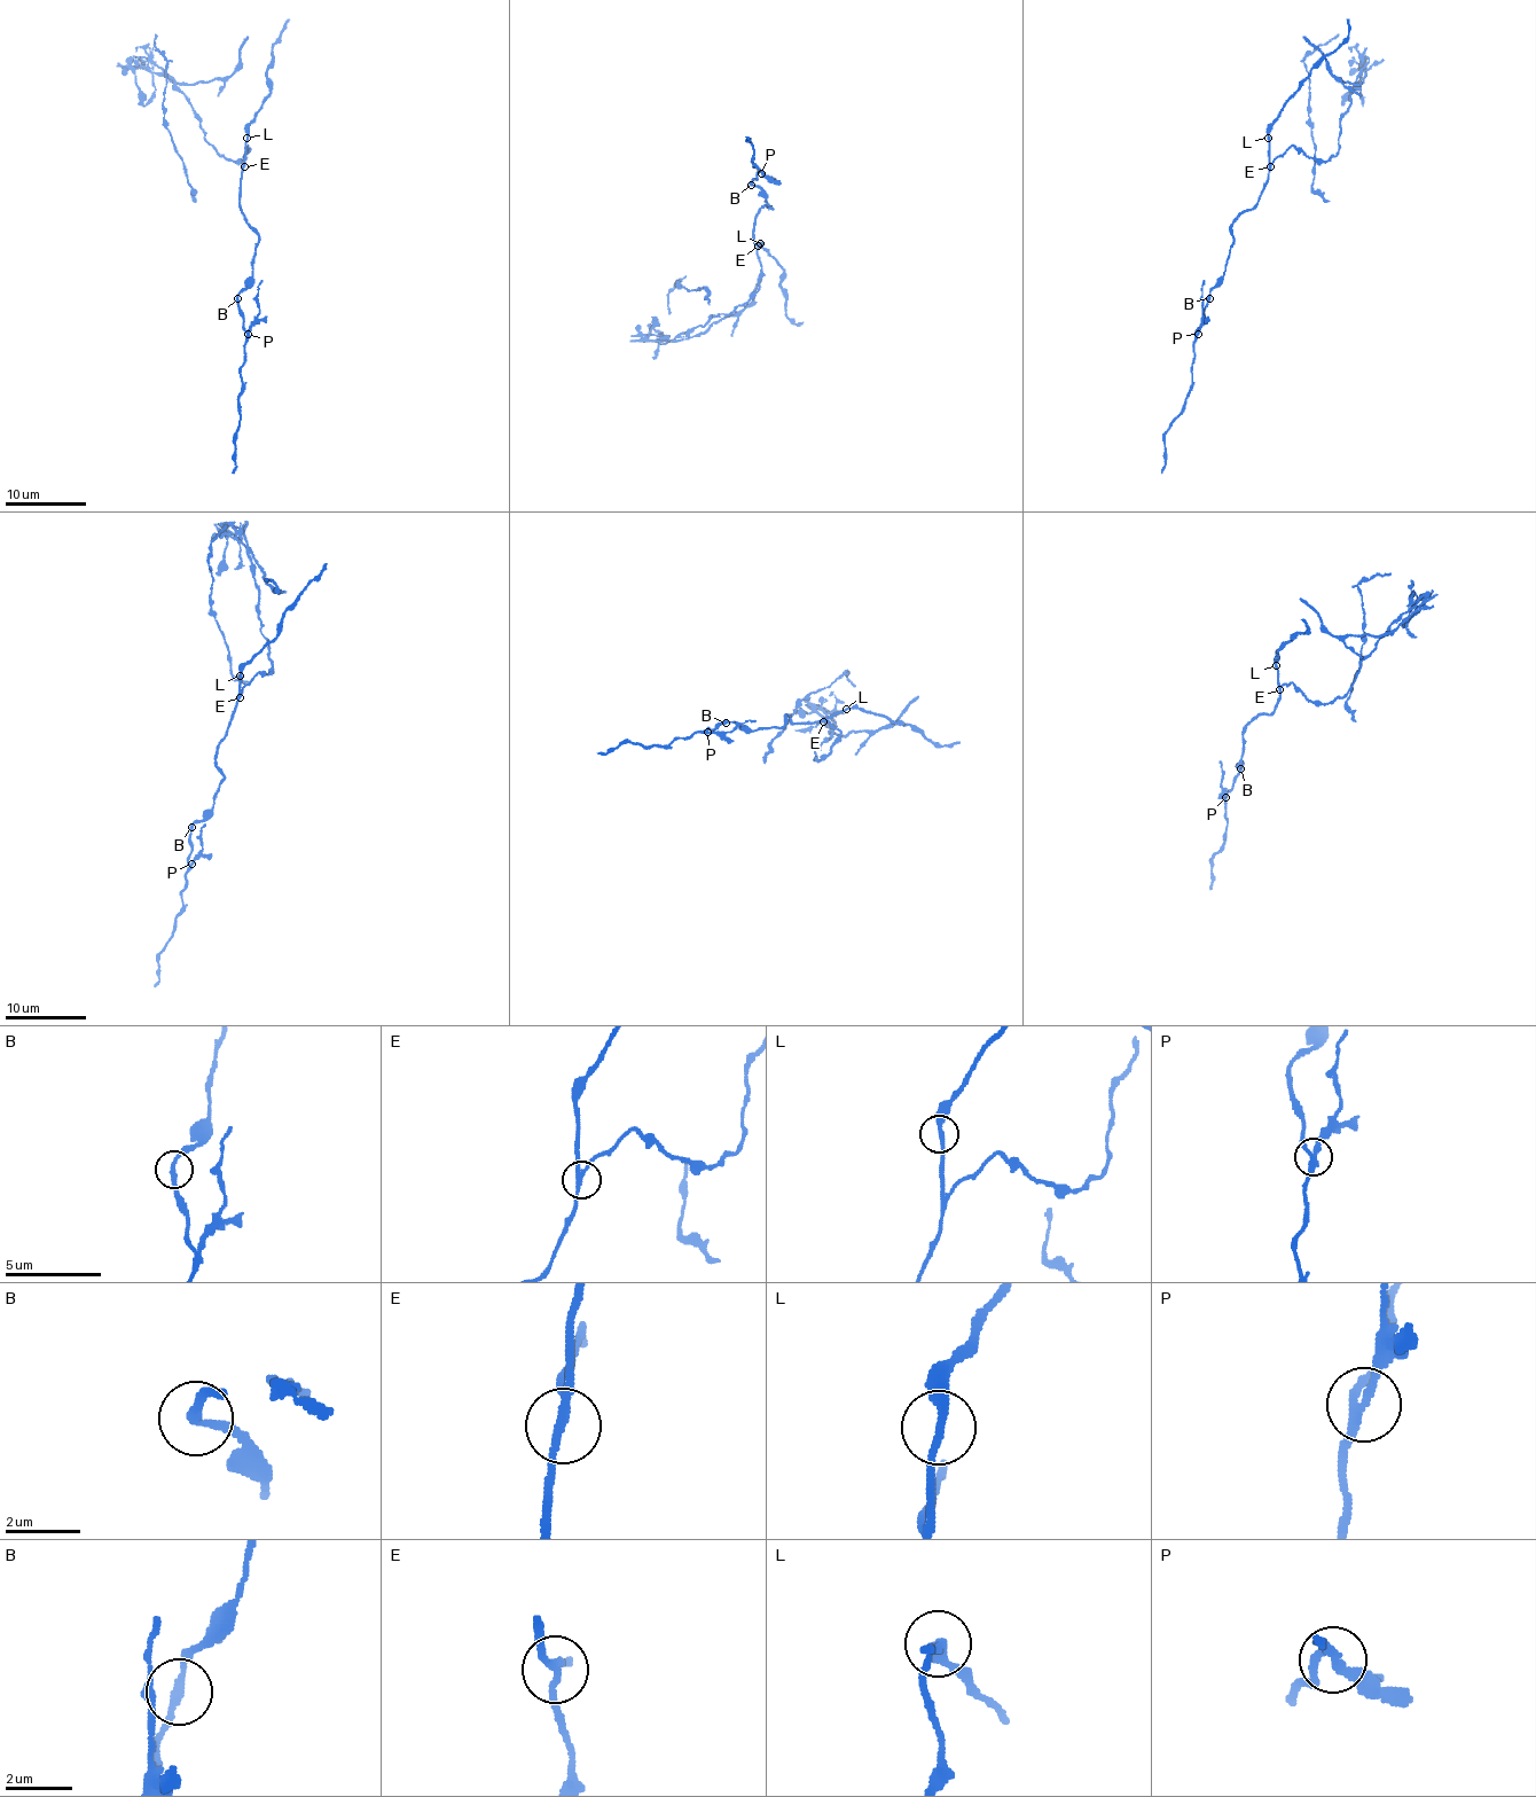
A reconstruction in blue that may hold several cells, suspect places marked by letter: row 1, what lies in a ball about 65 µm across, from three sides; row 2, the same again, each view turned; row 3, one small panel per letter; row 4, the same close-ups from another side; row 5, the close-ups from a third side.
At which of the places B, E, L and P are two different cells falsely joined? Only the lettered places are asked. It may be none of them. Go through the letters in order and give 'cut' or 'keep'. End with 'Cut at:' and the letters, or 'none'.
B: keep
E: cut
L: keep
P: cut
Cut at: E, P

